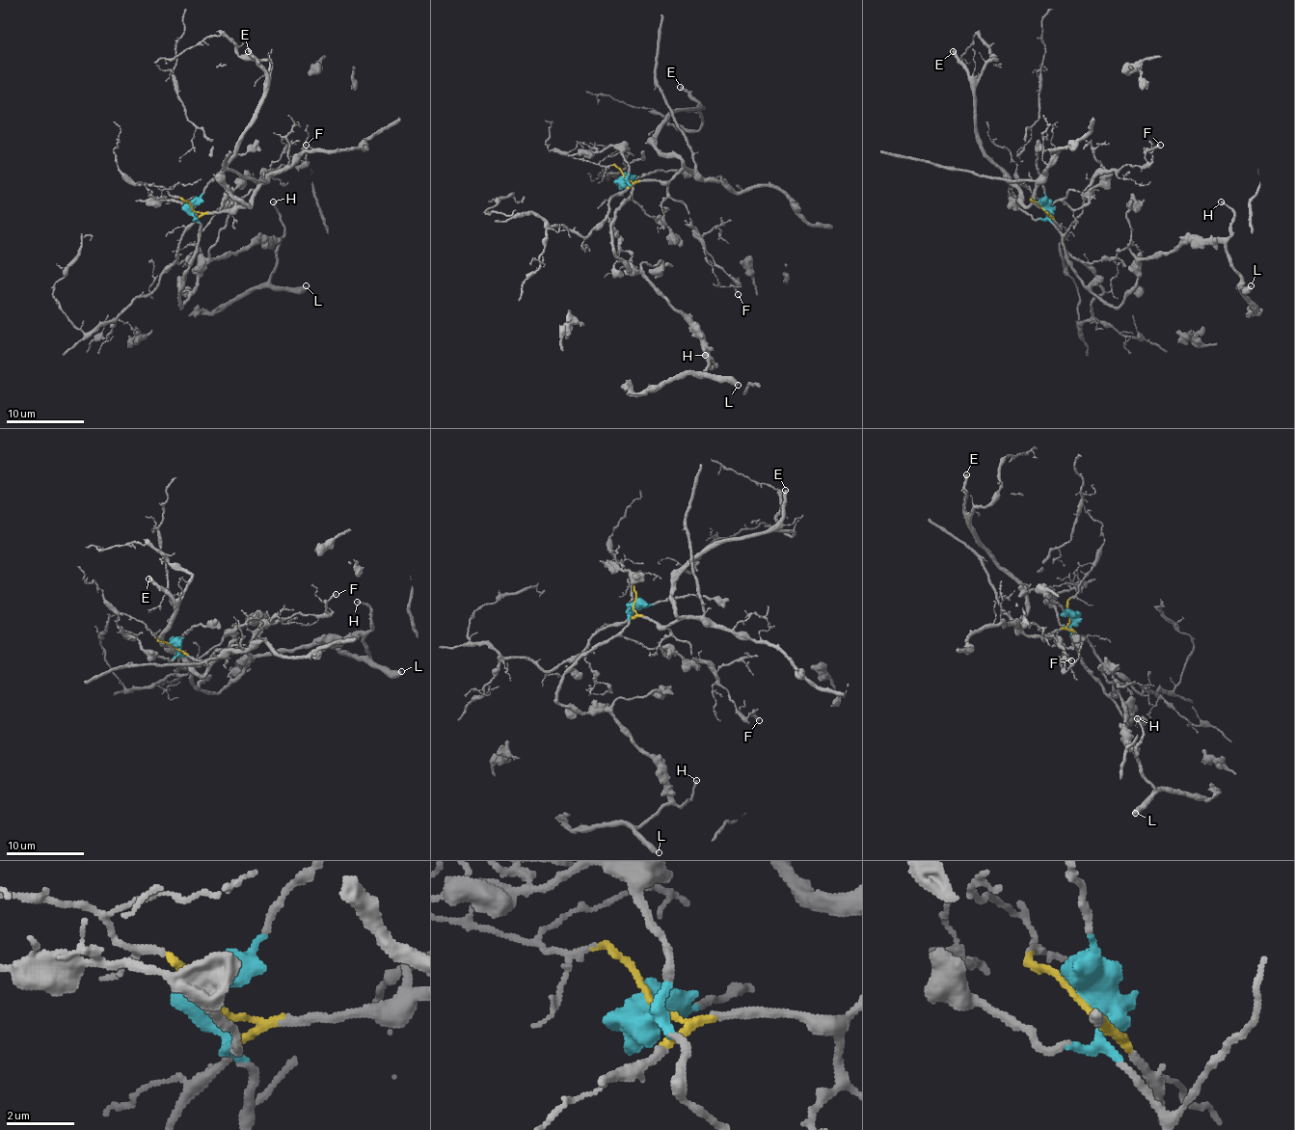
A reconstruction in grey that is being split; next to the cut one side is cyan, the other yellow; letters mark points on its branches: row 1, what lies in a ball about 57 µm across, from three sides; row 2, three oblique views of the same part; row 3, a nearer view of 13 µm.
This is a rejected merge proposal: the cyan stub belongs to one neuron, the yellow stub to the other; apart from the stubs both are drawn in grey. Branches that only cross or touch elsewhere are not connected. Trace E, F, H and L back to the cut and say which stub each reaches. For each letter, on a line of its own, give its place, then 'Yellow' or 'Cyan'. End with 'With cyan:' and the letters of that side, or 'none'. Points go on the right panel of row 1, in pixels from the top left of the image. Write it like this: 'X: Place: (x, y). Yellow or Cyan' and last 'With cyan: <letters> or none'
E: Place: (953, 51). Yellow
F: Place: (1160, 145). Yellow
H: Place: (1221, 201). Cyan
L: Place: (1251, 285). Cyan
With cyan: H, L

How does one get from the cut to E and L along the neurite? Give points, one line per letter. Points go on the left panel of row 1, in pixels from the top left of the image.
E: (191, 207), (234, 211), (250, 205), (224, 180), (224, 165), (240, 146), (265, 81), (248, 50)
L: (191, 207), (199, 233), (179, 291), (181, 307), (210, 260), (257, 243), (277, 245), (271, 283), (306, 285)

